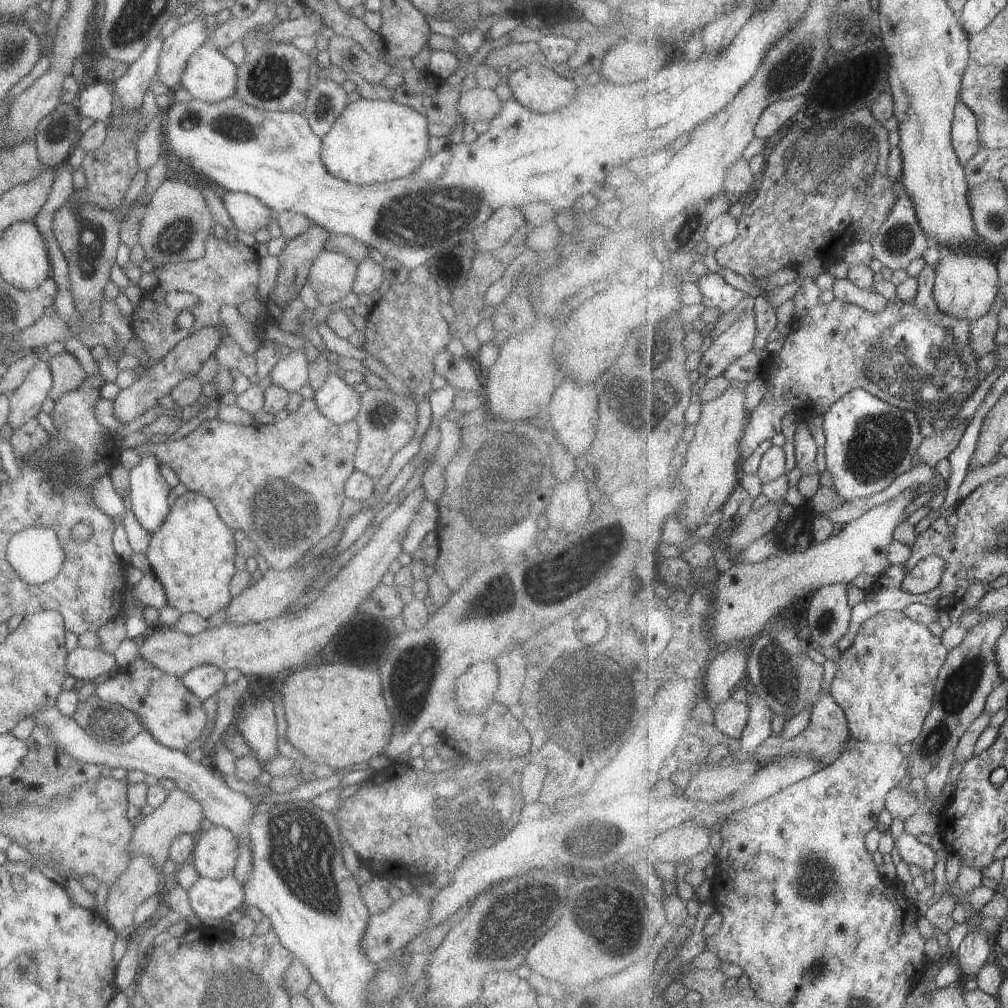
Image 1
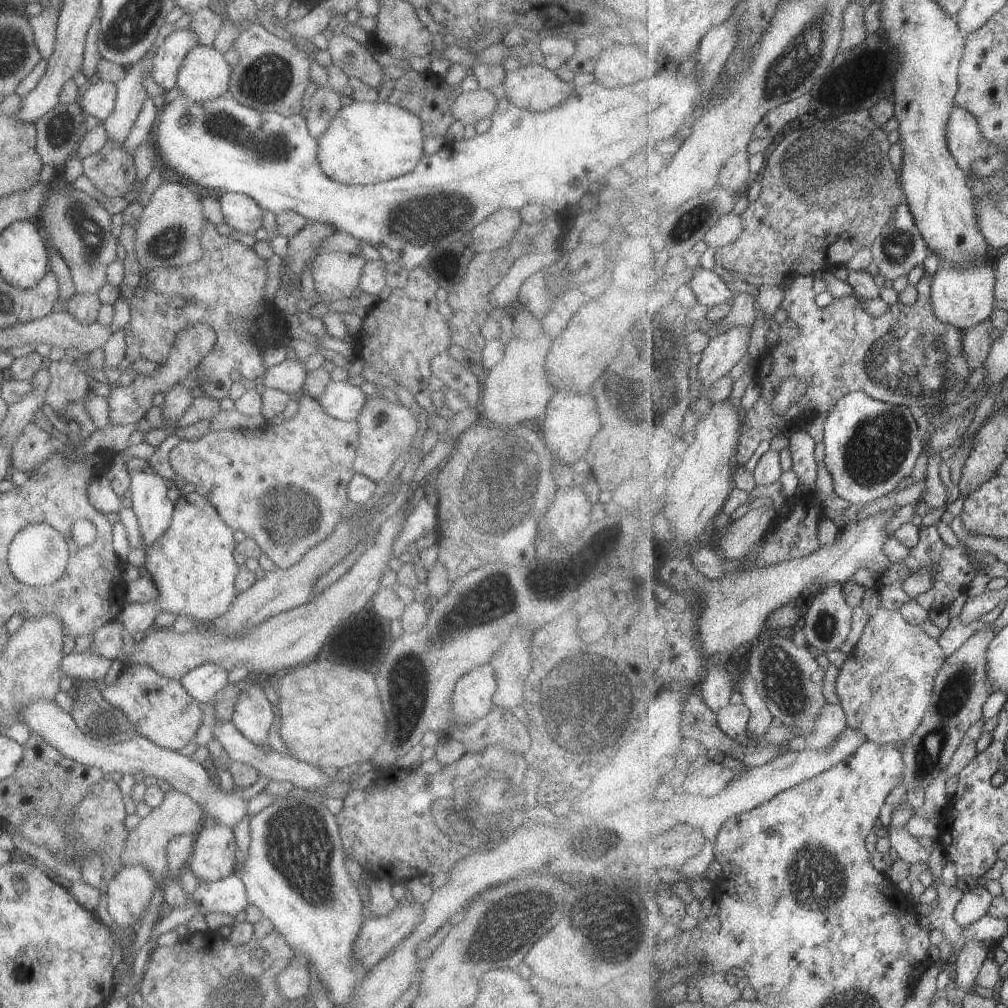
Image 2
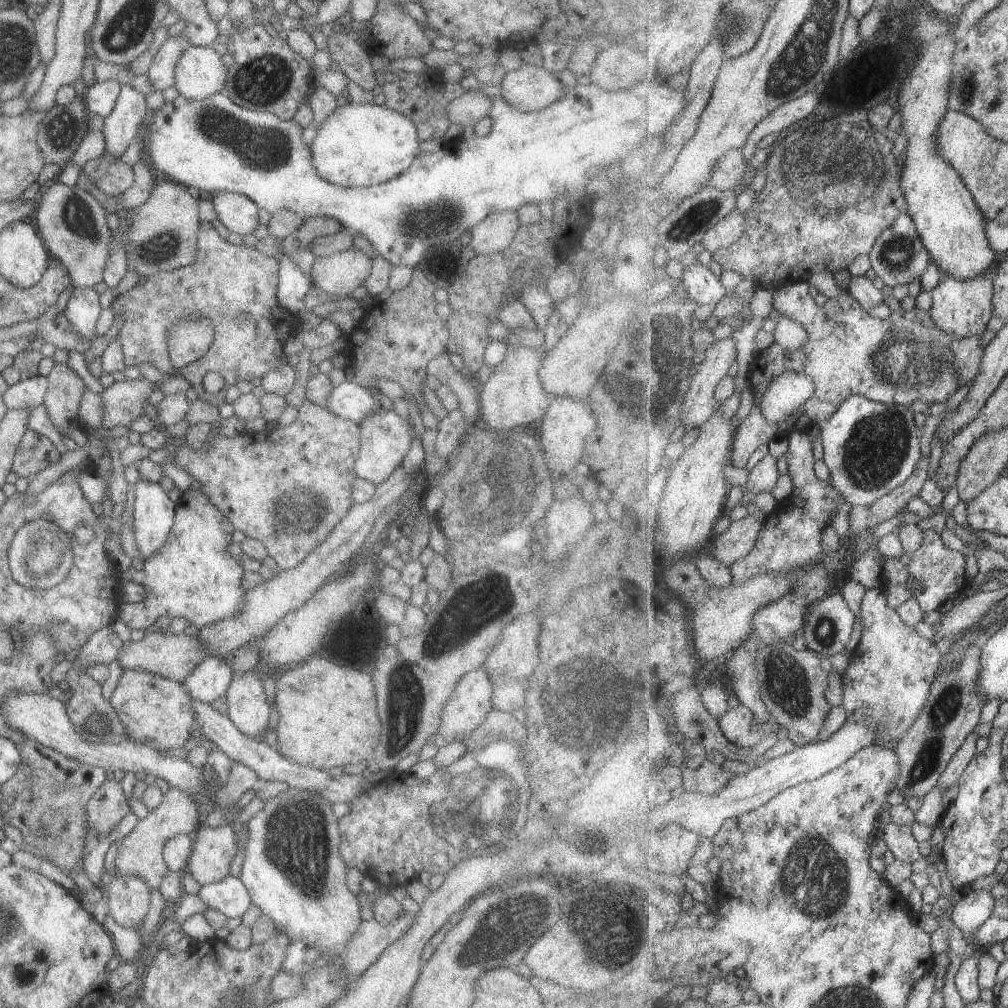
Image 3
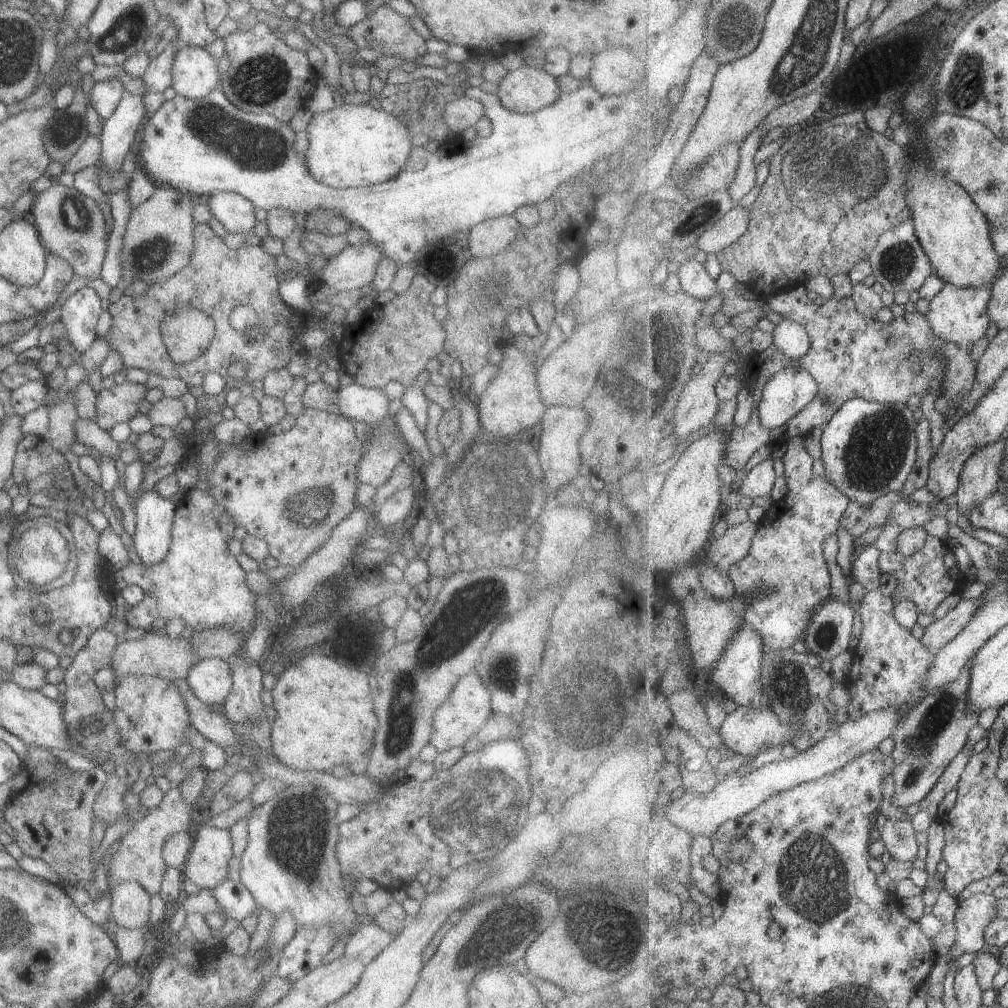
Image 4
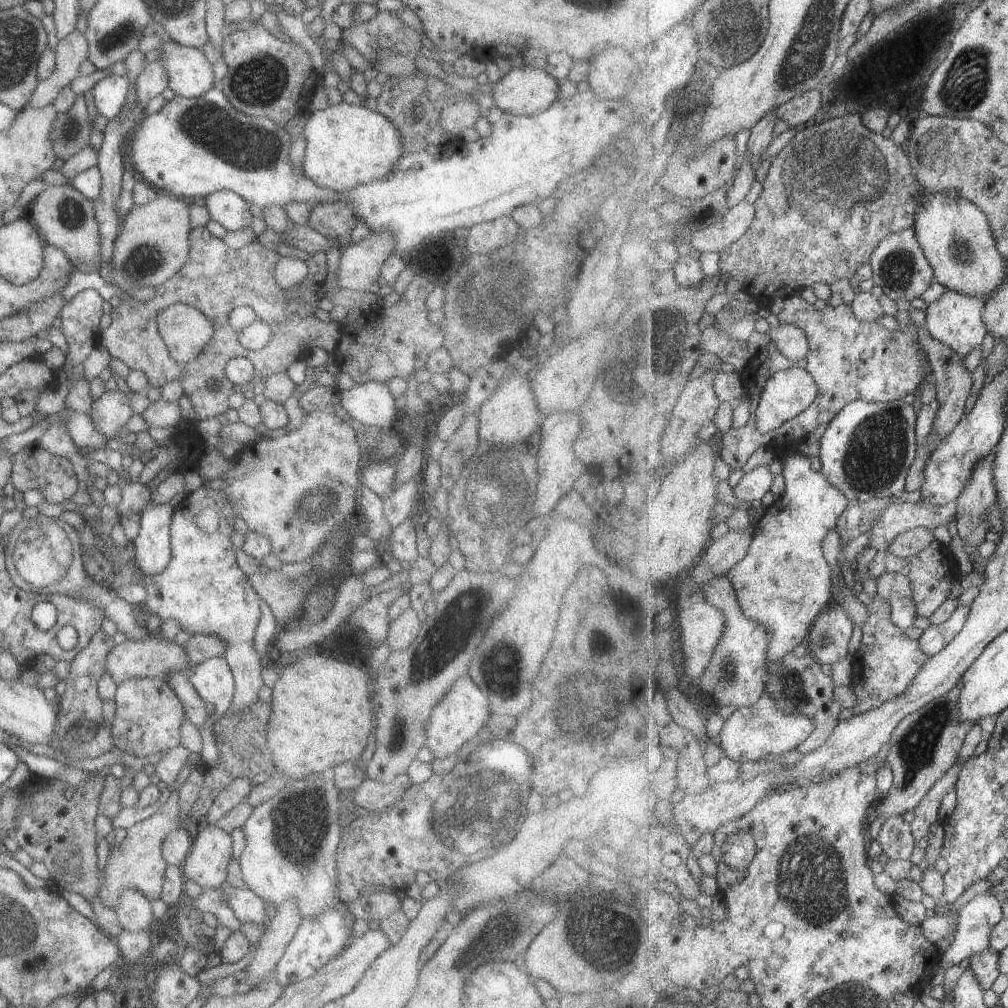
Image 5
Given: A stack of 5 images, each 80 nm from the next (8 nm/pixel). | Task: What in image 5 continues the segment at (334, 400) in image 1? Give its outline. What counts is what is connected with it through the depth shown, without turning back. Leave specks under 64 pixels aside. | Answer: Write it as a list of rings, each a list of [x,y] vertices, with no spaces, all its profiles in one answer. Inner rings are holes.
[[[365,382],[365,384],[352,385],[351,388],[338,391],[338,408],[337,411],[345,418],[351,418],[361,423],[376,427],[377,429],[392,428],[396,426],[398,416],[402,414],[396,411],[393,404],[394,397],[389,394],[385,383]]]

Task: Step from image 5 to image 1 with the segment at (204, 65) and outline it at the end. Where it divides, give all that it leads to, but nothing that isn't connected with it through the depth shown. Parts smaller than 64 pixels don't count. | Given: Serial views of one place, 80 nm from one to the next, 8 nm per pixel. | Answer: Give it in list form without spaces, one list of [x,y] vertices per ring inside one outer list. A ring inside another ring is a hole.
[[[209,43],[196,48],[184,64],[179,77],[178,88],[185,88],[193,99],[212,103],[234,94],[236,83],[236,66],[231,63],[222,51],[218,51]]]

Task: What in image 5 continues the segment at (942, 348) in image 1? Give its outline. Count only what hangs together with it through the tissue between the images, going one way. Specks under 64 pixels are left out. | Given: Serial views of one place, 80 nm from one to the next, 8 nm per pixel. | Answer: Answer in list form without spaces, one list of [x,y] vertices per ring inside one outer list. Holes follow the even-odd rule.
[[[799,294],[777,298],[770,303],[767,312],[776,315],[782,324],[795,324],[805,330],[810,350],[803,360],[794,362],[786,359],[779,344],[772,343],[771,347],[751,358],[748,366],[741,372],[741,379],[746,394],[753,402],[753,410],[757,411],[755,406],[760,404],[770,377],[789,368],[800,367],[807,370],[815,378],[820,394],[805,412],[801,412],[778,430],[761,434],[754,419],[743,428],[733,428],[723,435],[720,457],[731,470],[745,468],[749,458],[763,446],[777,450],[781,448],[783,452],[787,452],[789,445],[800,444],[817,426],[829,425],[841,409],[855,400],[883,404],[899,401],[907,394],[921,389],[925,374],[931,370],[929,356],[919,355],[919,350],[924,351],[919,340],[921,334],[919,326],[914,326],[911,320],[907,324],[901,324],[899,330],[887,330],[879,321],[867,323],[859,320],[851,304],[831,306],[827,303],[822,310],[815,310],[813,304],[805,302]]]

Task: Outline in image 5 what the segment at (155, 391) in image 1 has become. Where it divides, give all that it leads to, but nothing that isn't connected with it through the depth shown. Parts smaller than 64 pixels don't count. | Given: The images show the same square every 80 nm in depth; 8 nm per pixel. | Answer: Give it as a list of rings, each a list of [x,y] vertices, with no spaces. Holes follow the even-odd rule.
[[[175,303],[155,316],[158,337],[170,358],[186,363],[195,358],[213,334],[213,326],[187,304]],[[116,387],[113,390],[104,390],[103,394],[93,401],[87,415],[99,434],[113,439],[117,429],[126,424],[133,412],[127,394]]]

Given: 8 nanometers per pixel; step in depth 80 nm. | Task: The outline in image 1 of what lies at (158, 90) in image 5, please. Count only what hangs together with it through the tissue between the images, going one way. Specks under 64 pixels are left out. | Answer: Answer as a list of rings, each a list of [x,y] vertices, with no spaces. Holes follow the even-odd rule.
[[[195,17],[162,39],[154,74],[158,83],[164,84],[171,91],[177,87],[189,55],[207,43],[205,22],[203,18]]]

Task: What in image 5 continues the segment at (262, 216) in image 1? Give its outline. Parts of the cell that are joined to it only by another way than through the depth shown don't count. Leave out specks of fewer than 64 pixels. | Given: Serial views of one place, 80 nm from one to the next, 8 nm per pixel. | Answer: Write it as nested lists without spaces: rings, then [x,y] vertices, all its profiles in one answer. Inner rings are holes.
[[[222,189],[204,199],[209,219],[217,222],[225,231],[243,230],[253,220],[249,213],[249,204],[233,192]]]

